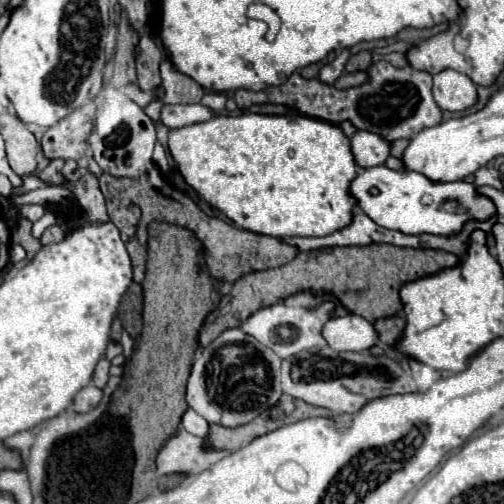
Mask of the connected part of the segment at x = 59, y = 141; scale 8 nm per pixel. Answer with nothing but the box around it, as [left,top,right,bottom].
[43,106,93,160]

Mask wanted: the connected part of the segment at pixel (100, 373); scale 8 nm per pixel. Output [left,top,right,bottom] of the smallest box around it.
[93,358,111,388]

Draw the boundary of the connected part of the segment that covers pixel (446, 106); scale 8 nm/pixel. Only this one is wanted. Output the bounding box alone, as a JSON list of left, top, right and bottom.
[433,68,477,112]

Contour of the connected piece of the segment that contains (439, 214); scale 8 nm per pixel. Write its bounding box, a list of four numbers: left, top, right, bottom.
[351,166,497,236]

